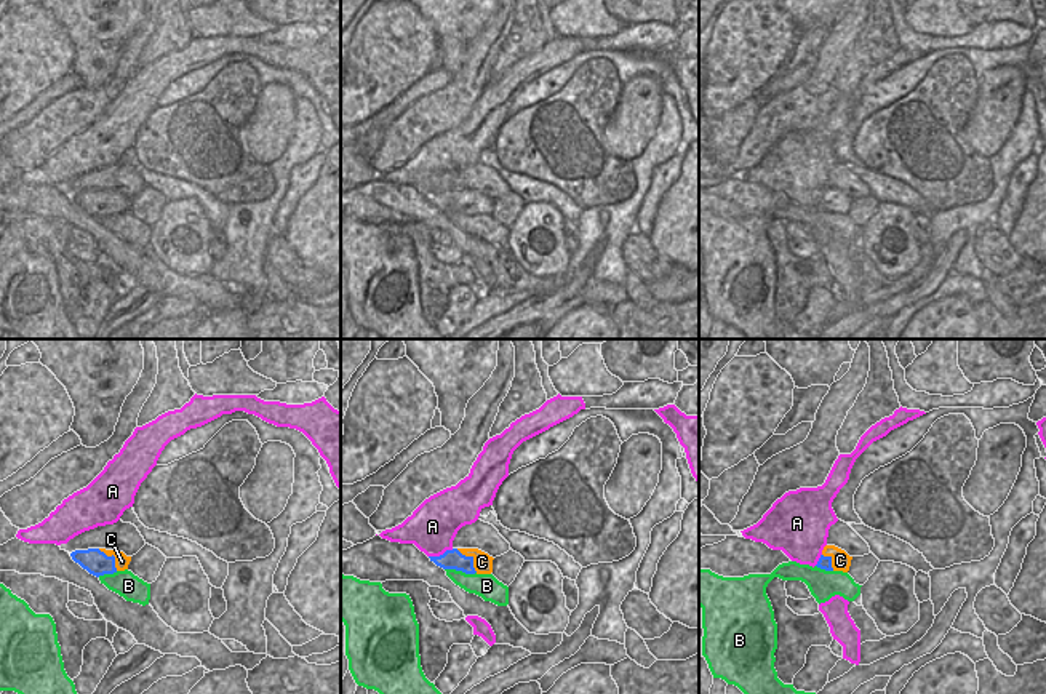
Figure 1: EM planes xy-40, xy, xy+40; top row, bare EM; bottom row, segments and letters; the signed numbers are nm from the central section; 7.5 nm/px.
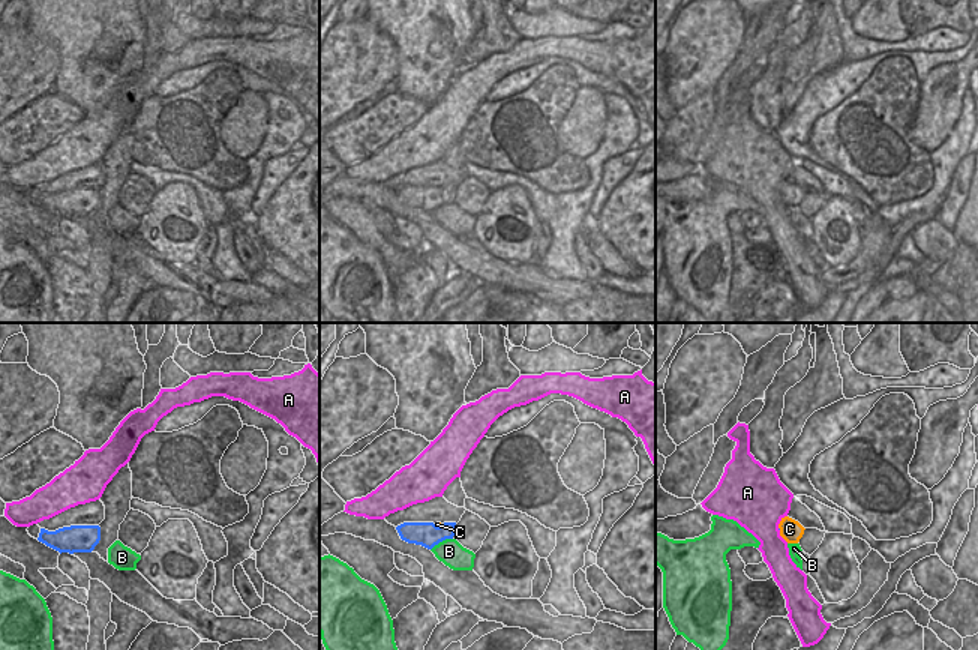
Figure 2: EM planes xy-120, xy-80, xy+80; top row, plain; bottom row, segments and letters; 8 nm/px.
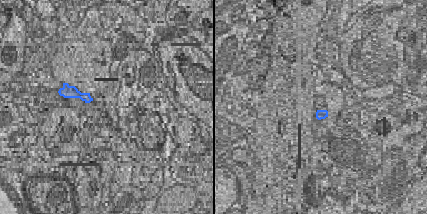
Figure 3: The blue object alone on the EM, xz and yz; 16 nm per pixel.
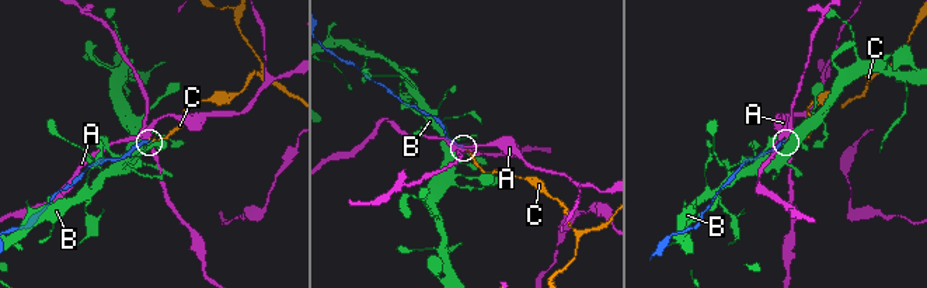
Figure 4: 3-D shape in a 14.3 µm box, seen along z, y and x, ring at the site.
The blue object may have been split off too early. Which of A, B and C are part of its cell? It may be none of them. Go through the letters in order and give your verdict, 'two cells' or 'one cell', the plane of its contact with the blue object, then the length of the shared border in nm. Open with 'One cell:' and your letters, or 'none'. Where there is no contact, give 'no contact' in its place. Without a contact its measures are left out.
One cell: C
A: two cells | xy | 200 nm
B: two cells | xy | 240 nm
C: one cell | xy | 240 nm

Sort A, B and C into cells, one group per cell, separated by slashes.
A / B / C

